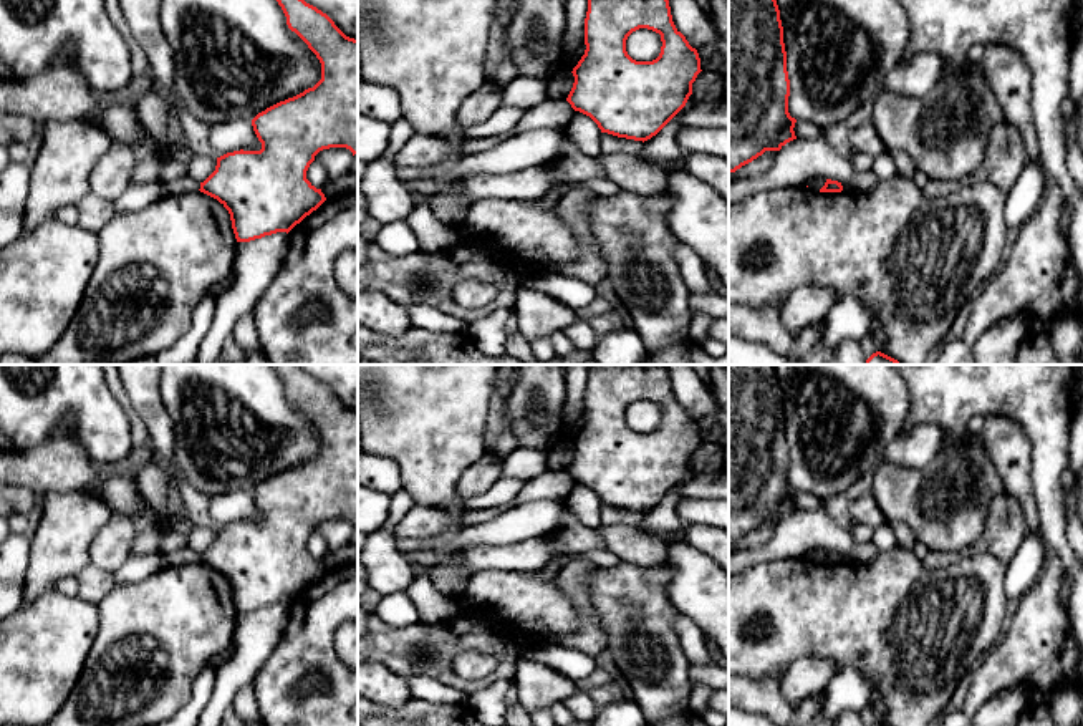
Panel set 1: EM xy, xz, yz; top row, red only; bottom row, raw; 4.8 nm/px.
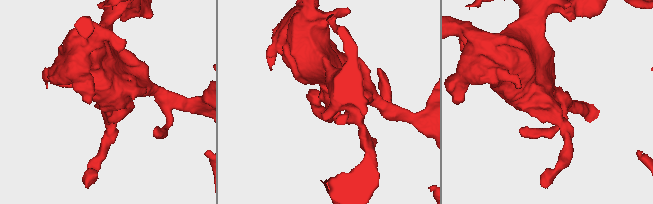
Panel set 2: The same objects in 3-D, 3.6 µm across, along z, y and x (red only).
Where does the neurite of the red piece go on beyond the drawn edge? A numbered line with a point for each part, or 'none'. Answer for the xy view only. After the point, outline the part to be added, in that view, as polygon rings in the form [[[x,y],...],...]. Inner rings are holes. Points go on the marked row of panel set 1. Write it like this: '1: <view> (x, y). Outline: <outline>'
none

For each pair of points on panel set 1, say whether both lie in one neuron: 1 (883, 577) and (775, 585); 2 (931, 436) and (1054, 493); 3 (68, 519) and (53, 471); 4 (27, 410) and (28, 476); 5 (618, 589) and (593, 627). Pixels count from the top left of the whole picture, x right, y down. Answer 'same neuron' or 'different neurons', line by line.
1: same neuron
2: different neurons
3: different neurons
4: different neurons
5: different neurons

